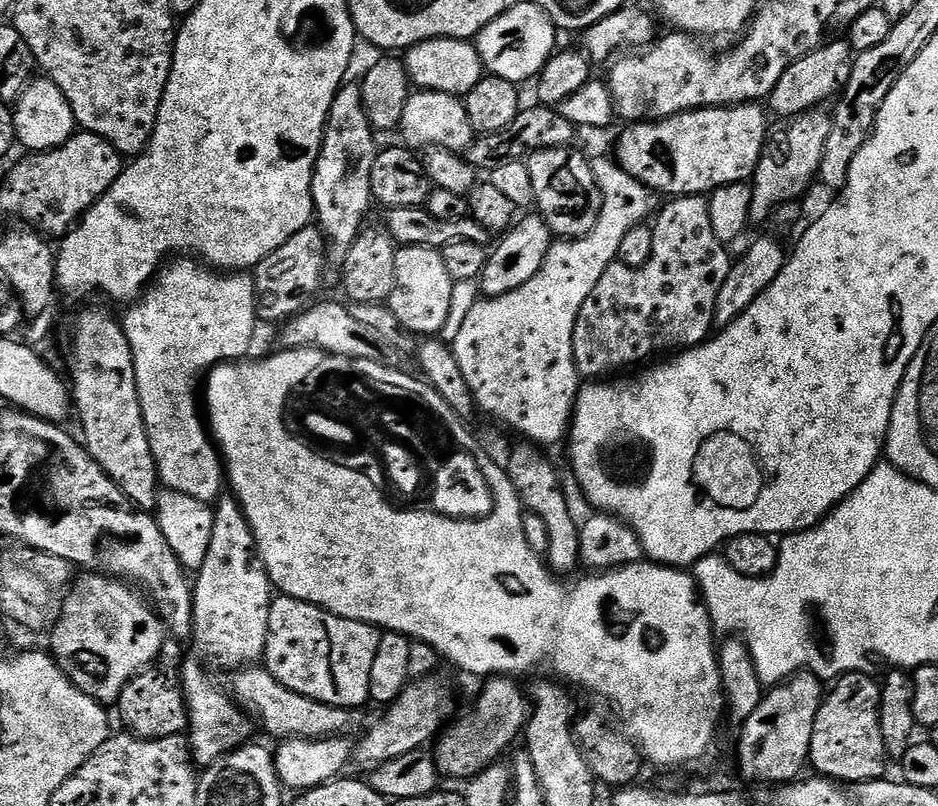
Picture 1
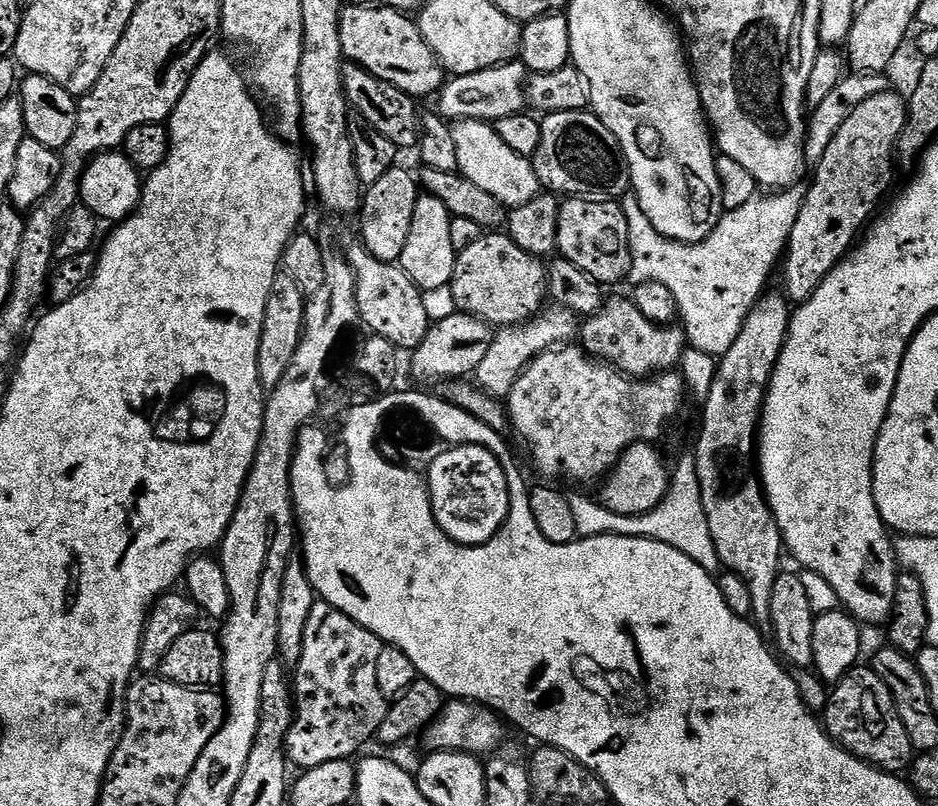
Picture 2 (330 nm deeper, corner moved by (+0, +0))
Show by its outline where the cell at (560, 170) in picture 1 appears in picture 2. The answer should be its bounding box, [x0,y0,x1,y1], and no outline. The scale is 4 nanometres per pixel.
[558,198,632,286]

